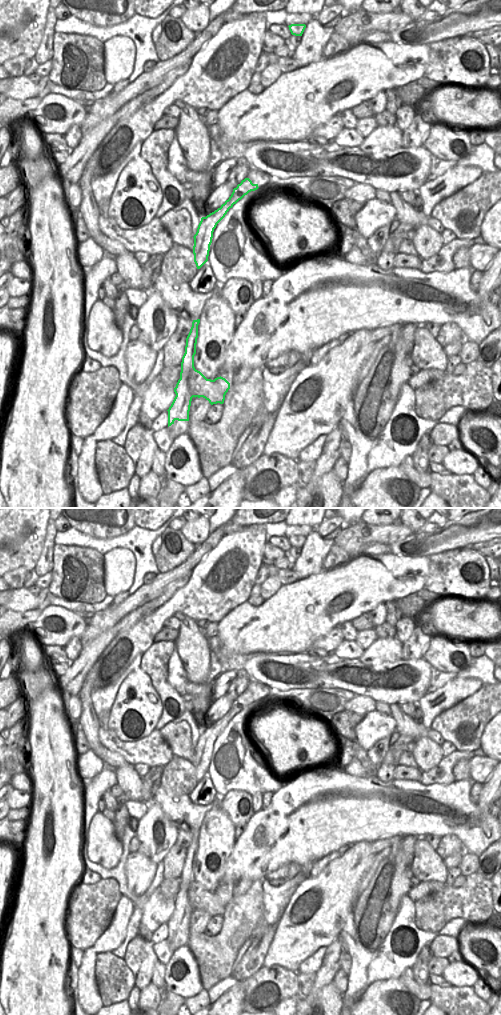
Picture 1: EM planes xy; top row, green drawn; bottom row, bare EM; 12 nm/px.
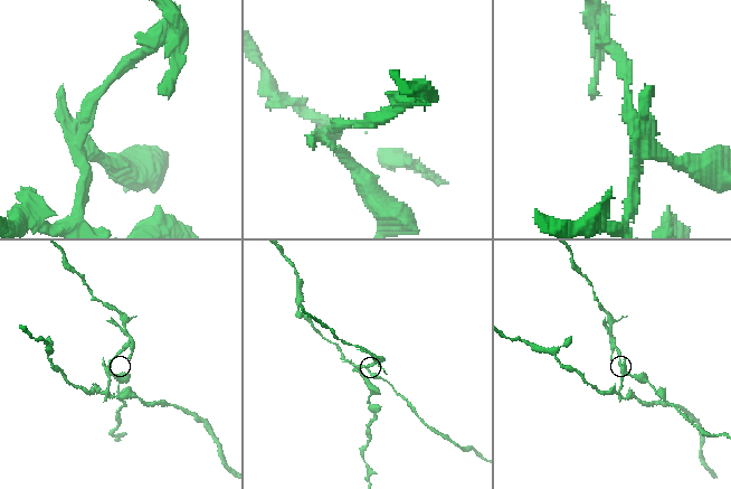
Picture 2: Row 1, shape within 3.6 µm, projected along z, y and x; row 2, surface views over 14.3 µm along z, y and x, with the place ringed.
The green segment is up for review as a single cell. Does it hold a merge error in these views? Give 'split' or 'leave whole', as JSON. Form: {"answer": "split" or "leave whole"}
{"answer": "split"}

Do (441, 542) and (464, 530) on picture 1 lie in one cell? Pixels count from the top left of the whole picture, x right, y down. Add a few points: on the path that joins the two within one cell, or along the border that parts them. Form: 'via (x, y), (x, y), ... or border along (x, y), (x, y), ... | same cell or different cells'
via (447, 538), (453, 534), (458, 534) | same cell

